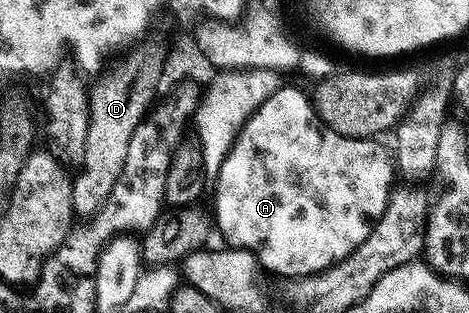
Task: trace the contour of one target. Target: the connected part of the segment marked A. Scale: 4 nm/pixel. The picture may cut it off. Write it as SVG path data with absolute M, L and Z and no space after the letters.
M283 86L258 107L250 120L241 130L240 135L234 140L234 145L230 147L230 153L224 158L224 166L220 166L214 188L214 208L212 207L212 216L216 221L216 228L222 231L222 236L227 245L231 248L243 248L246 252L254 255L255 261L262 264L270 272L275 272L278 278L297 278L300 276L314 276L318 272L323 272L326 268L331 268L333 264L339 264L348 254L352 254L368 238L368 234L374 229L374 223L384 214L386 203L390 197L396 181L396 164L392 159L391 153L386 153L386 148L377 139L357 140L336 134L330 128L323 124L317 112L314 111L314 105L311 97L306 96L298 88Z

